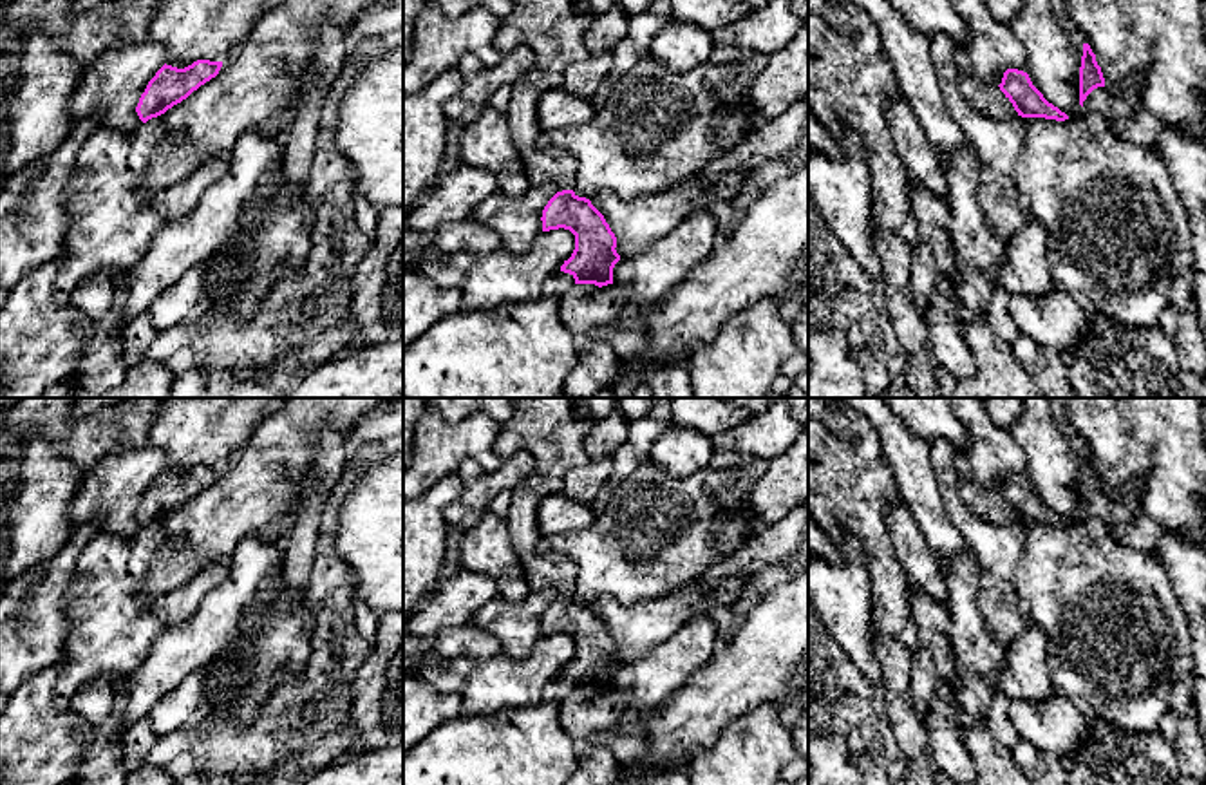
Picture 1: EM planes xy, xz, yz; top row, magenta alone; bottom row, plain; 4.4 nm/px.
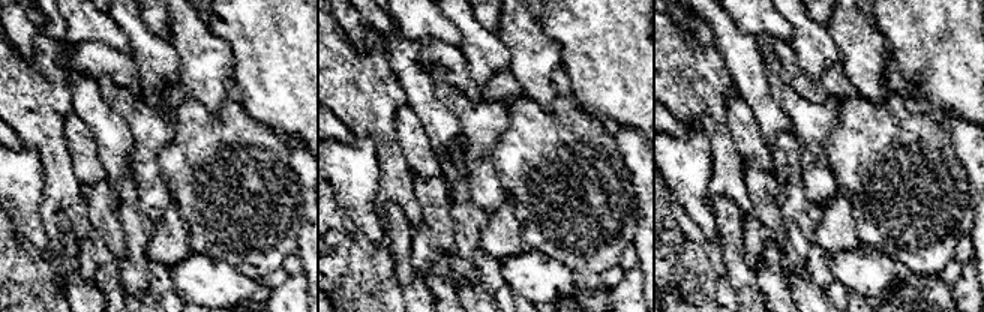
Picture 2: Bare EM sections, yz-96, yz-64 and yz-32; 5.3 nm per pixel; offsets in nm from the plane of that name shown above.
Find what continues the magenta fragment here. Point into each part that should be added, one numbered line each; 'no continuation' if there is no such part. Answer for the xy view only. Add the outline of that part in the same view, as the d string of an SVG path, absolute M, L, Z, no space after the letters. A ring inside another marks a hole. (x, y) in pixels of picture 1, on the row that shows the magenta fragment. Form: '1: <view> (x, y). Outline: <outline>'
no continuation

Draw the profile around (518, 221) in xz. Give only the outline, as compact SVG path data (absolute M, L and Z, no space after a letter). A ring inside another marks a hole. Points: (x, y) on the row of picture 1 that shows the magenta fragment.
M551 181L532 184L521 197L495 192L472 212L472 219L495 230L504 250L523 253L542 233L542 210L555 194Z

